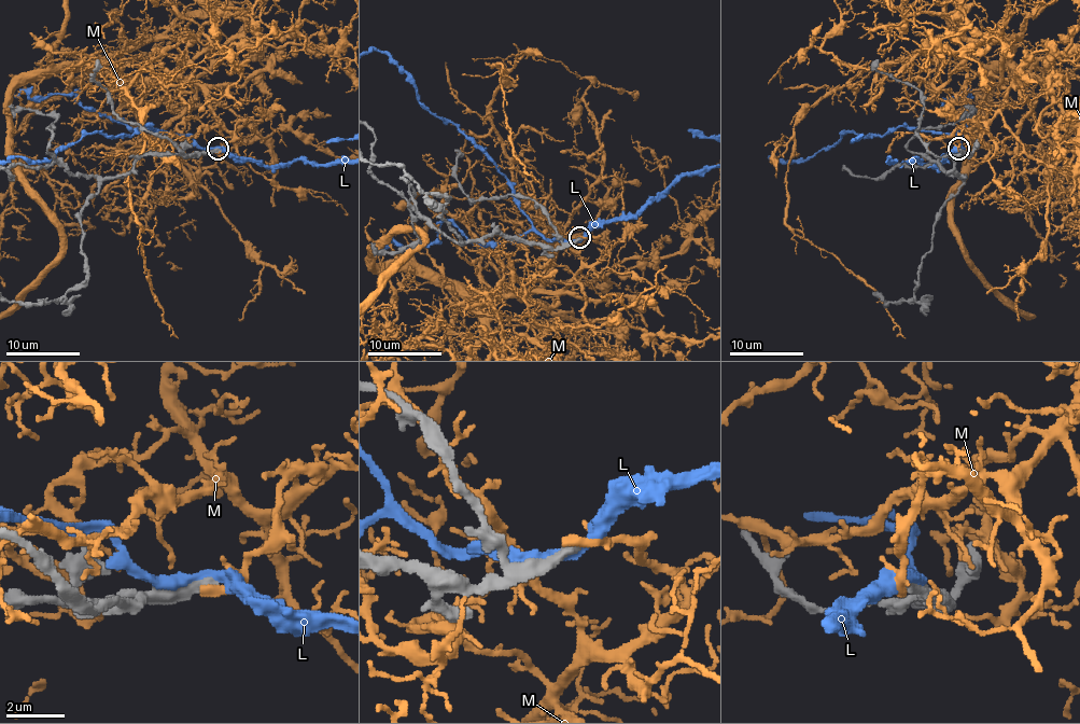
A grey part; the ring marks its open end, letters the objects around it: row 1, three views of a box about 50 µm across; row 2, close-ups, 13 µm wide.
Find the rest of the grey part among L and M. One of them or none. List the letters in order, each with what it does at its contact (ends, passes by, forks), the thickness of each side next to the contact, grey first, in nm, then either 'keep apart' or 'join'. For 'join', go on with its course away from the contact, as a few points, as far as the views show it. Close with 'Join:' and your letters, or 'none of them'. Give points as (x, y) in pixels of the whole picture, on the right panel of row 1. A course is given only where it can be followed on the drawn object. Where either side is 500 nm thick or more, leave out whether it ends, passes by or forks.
L: 550/400 nm | keep apart
M: it ends | 360/360 nm | keep apart
Join: none of them

